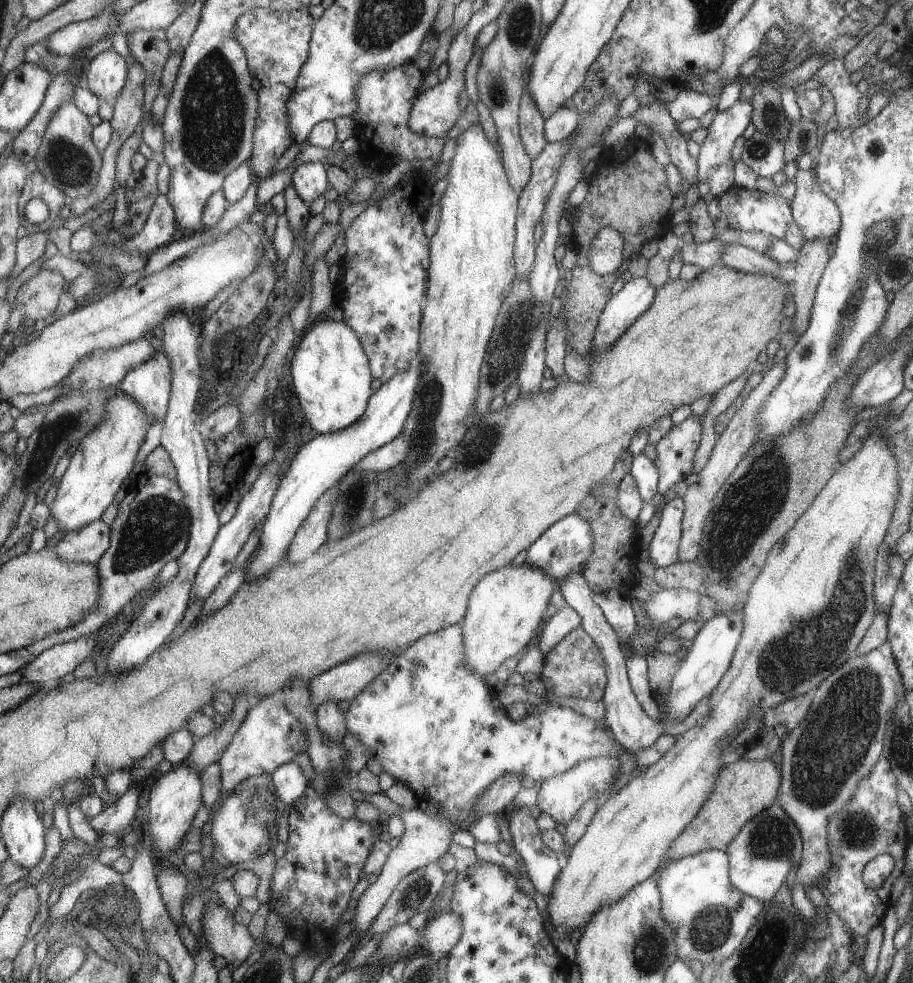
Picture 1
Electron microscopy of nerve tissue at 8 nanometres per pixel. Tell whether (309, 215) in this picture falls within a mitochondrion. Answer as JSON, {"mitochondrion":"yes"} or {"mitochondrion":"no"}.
{"mitochondrion":"no"}

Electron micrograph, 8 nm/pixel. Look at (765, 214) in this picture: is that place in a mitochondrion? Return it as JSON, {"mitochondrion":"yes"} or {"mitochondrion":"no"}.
{"mitochondrion":"no"}

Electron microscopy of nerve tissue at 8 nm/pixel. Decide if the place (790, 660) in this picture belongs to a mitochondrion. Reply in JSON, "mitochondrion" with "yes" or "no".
{"mitochondrion":"yes"}

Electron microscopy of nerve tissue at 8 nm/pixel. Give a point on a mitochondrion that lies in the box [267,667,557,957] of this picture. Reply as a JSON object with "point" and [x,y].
{"point":[419,887]}

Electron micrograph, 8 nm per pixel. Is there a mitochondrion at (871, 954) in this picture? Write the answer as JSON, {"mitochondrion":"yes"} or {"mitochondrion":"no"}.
{"mitochondrion":"no"}

